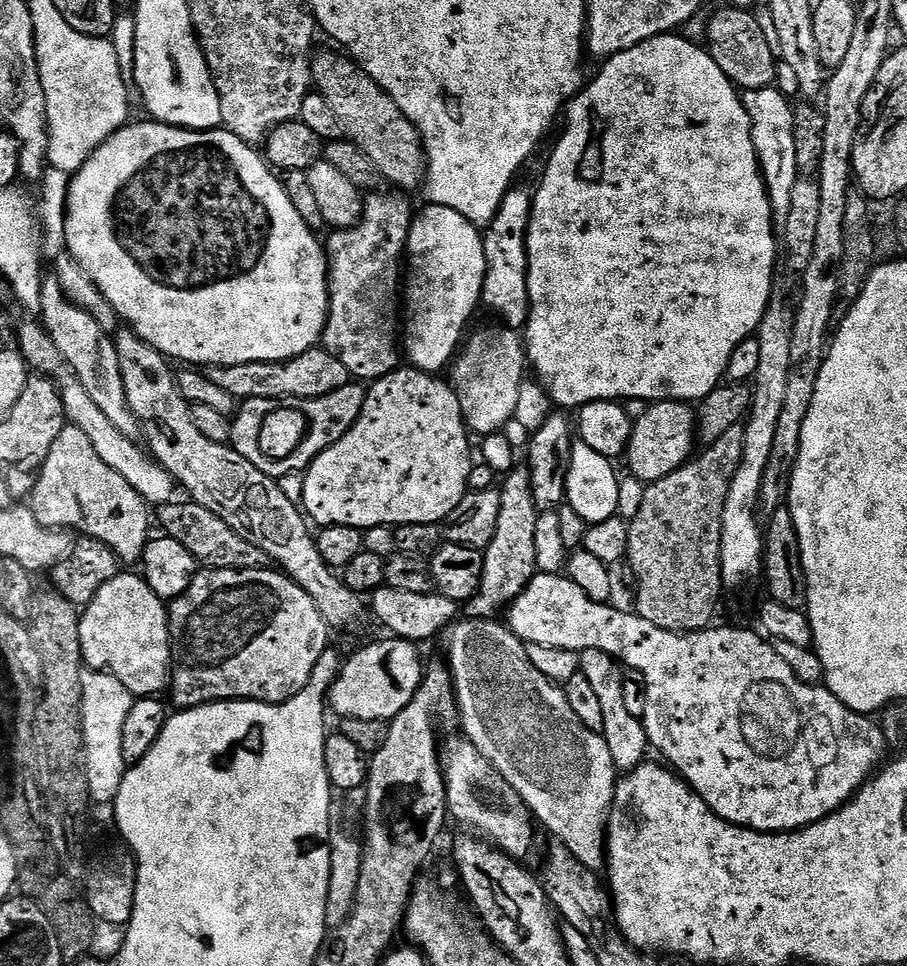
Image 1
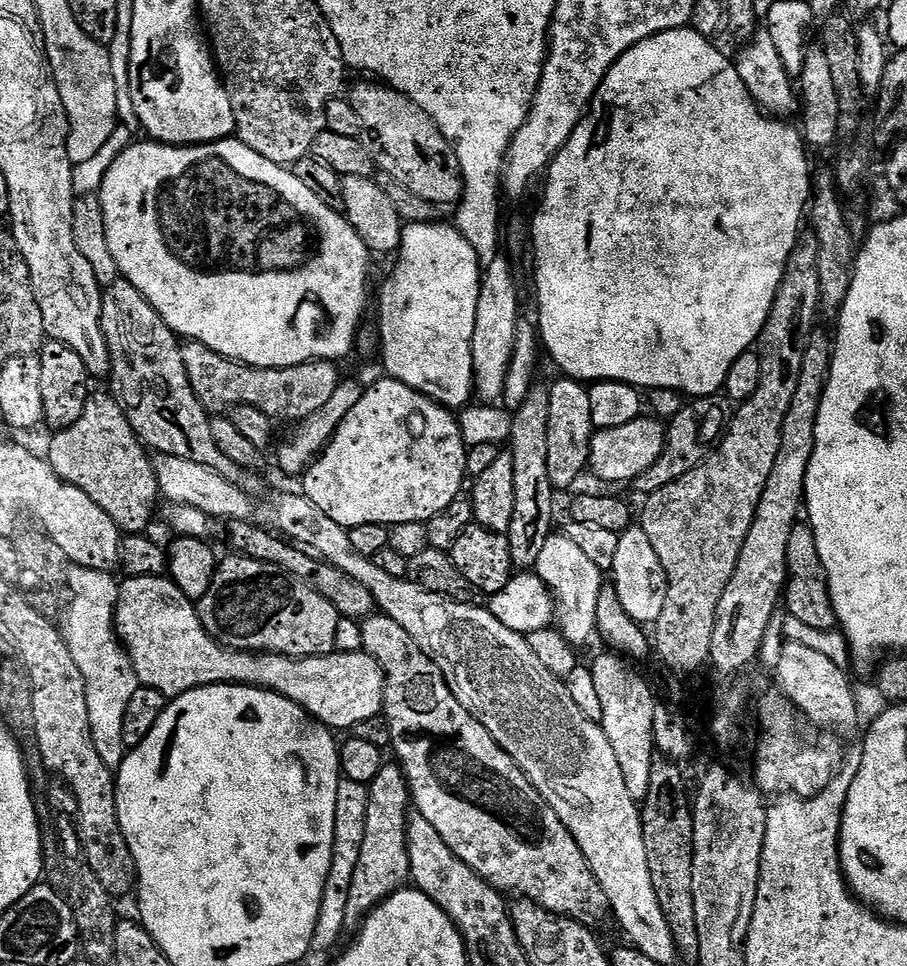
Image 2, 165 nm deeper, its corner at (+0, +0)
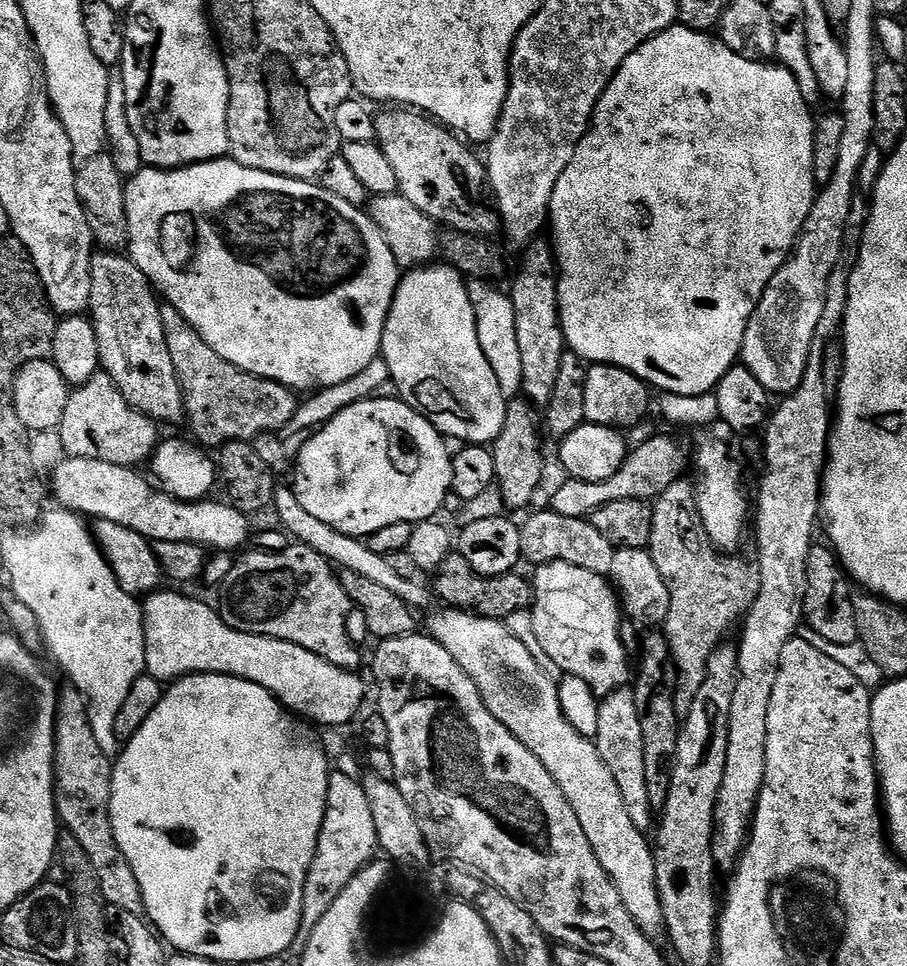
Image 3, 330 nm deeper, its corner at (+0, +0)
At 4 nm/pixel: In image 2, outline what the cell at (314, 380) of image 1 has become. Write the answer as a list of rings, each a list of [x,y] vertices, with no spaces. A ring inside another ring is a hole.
[[[195,342],[185,343],[180,353],[190,386],[209,414],[224,414],[238,406],[254,406],[254,410],[262,410],[262,414],[274,422],[299,422],[317,412],[342,382],[342,375],[336,369],[339,367],[331,360],[311,360],[285,368],[252,368],[239,360],[227,360],[222,354]]]

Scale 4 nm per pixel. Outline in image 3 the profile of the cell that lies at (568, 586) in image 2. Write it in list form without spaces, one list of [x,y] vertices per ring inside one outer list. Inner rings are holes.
[[[570,562],[541,564],[535,572],[530,611],[534,637],[547,657],[557,663],[561,673],[582,678],[597,698],[625,687],[630,680],[629,653],[619,636],[622,609],[613,585],[598,573],[570,566]]]

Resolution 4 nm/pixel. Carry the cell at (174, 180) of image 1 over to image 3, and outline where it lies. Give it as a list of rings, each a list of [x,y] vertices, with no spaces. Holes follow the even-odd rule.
[[[231,158],[206,160],[183,168],[144,166],[125,183],[124,194],[125,220],[128,223],[127,255],[138,266],[138,270],[146,274],[153,289],[167,303],[172,304],[174,310],[178,310],[178,314],[182,314],[182,318],[186,318],[186,322],[190,322],[190,326],[194,326],[194,330],[202,334],[206,346],[210,346],[214,354],[226,358],[226,362],[255,376],[278,382],[297,393],[308,394],[313,390],[338,386],[338,382],[346,382],[346,378],[362,374],[362,370],[366,370],[366,366],[370,366],[370,362],[381,355],[382,334],[388,311],[394,302],[396,287],[402,279],[402,270],[390,246],[386,246],[382,230],[378,230],[364,208],[350,206],[350,202],[330,194],[319,183],[254,170]]]

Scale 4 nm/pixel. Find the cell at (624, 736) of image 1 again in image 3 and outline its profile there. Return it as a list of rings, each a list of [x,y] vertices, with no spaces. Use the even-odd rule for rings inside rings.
[[[631,687],[618,688],[600,700],[598,734],[594,738],[594,743],[602,754],[602,762],[610,766],[614,782],[618,782],[618,791],[622,793],[622,802],[626,804],[626,814],[630,816],[630,822],[634,822],[634,826],[638,826],[640,832],[647,833],[654,824],[654,809],[646,794],[642,726],[638,722],[638,706],[634,702],[634,691]]]

